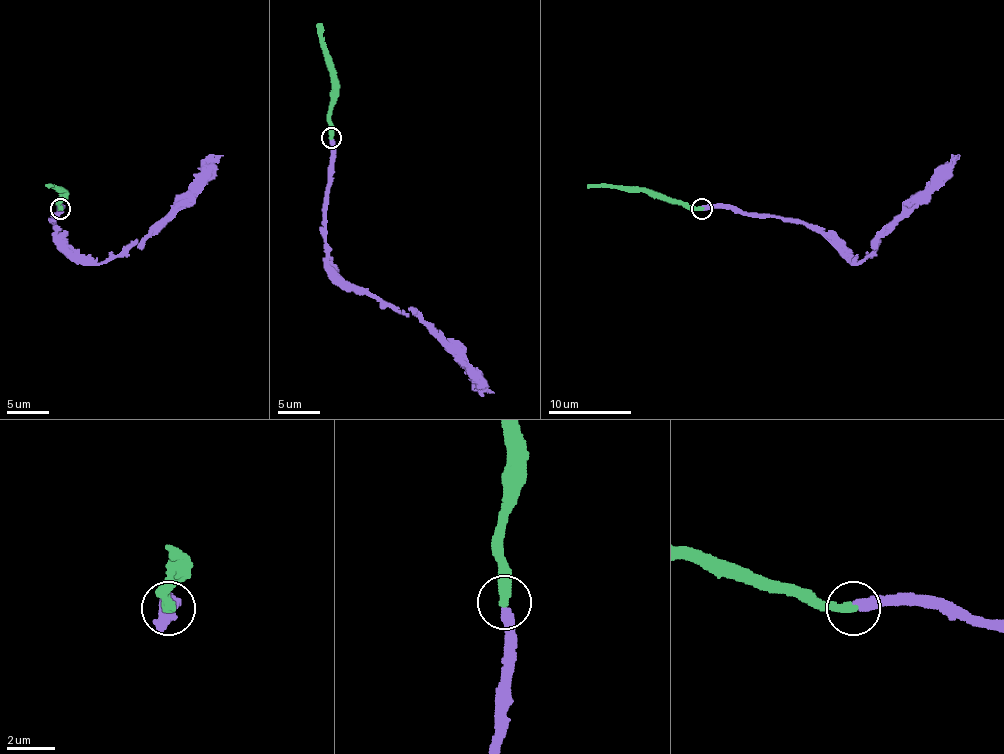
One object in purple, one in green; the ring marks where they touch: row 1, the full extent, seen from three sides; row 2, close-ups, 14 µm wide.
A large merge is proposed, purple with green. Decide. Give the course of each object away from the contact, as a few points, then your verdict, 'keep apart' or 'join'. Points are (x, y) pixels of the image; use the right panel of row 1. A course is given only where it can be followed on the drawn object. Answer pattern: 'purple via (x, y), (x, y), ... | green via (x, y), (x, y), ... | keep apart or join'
purple via (702, 208), (731, 208), (750, 214), (804, 220), (845, 258), (860, 262), (954, 162), (956, 156) | green via (702, 208), (685, 208), (647, 189), (587, 185) | join

